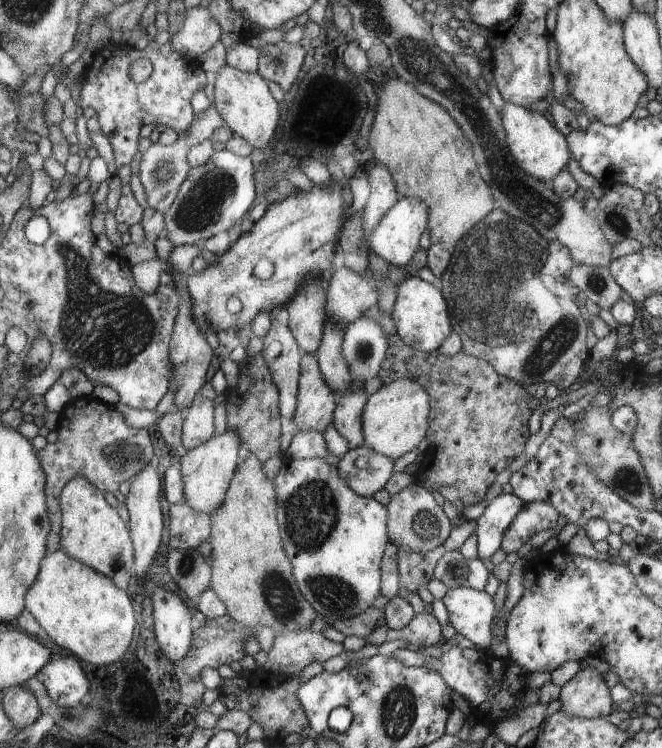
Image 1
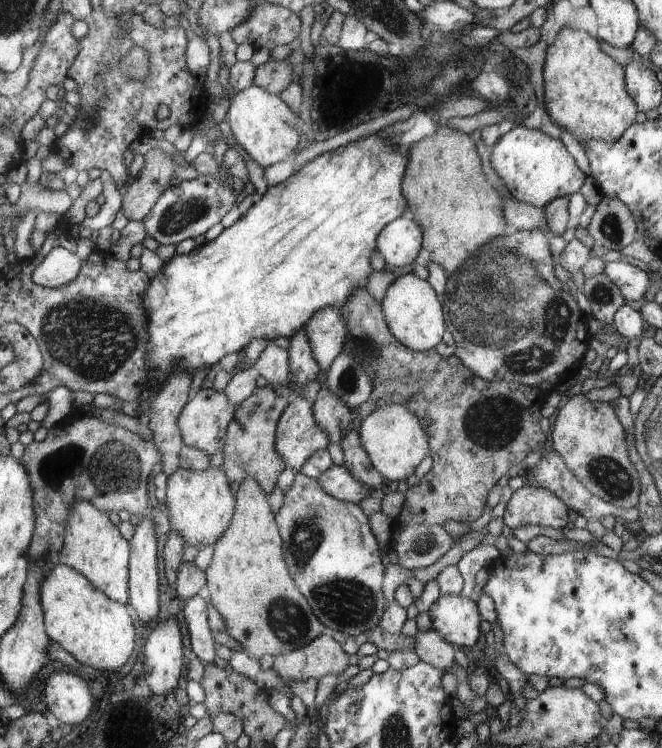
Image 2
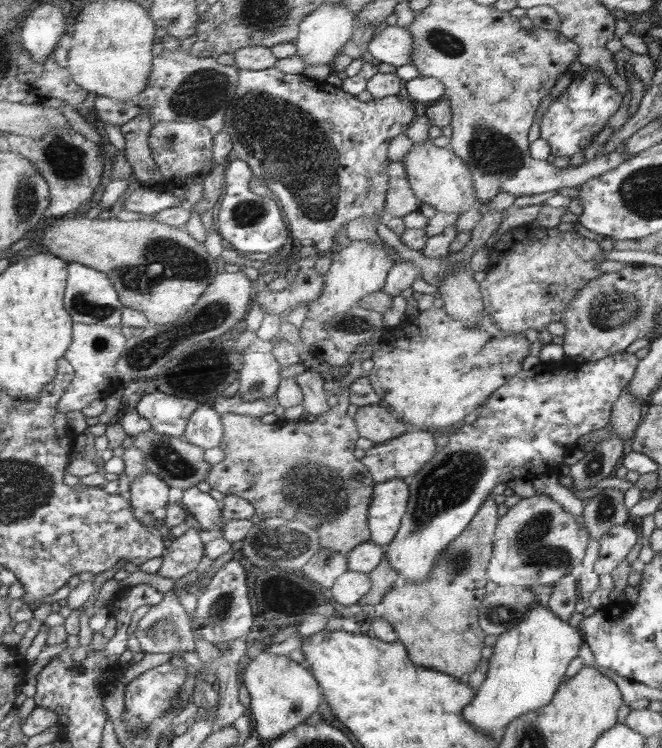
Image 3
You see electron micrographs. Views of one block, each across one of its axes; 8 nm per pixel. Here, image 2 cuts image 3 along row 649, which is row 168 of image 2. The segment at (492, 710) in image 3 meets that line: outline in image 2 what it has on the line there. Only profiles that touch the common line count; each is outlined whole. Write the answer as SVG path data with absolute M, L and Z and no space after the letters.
M522 124L501 136L487 153L490 155L492 167L510 195L540 209L559 197L578 193L586 182L587 175L578 168L560 140L547 136L543 131L528 129Z

